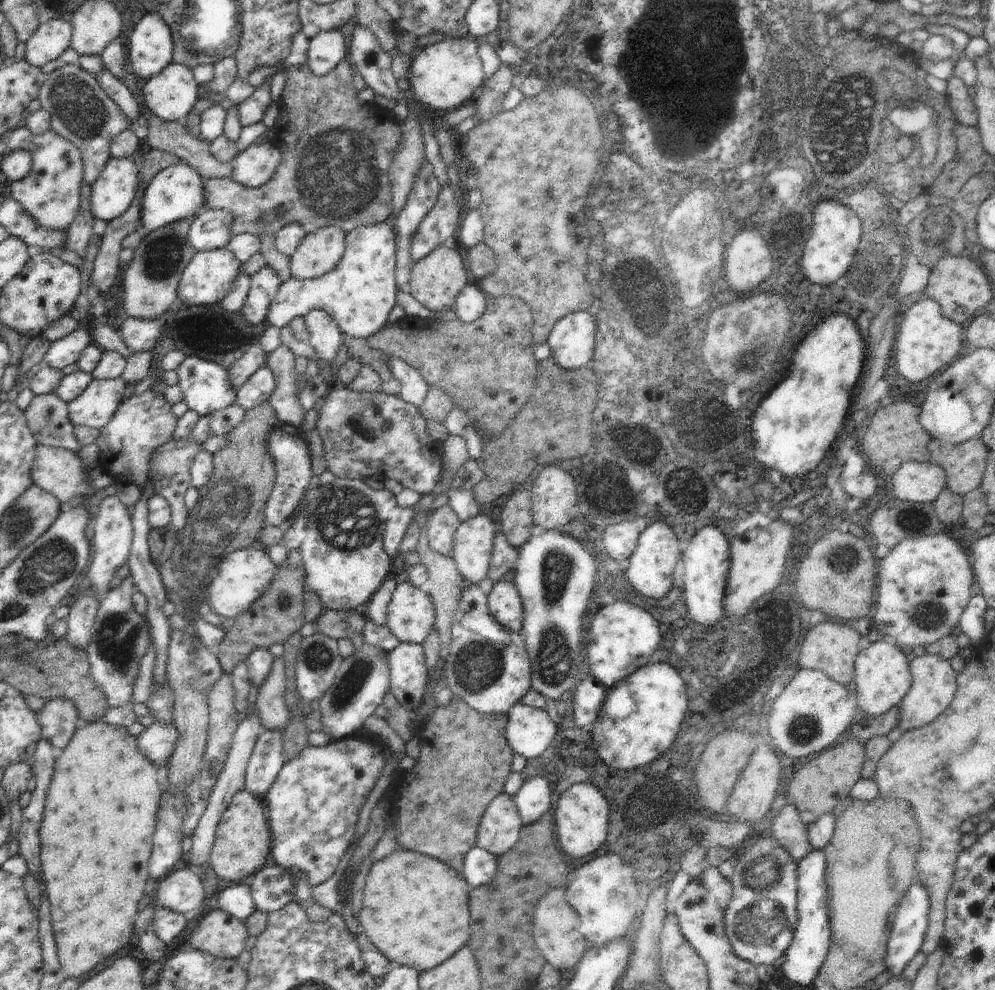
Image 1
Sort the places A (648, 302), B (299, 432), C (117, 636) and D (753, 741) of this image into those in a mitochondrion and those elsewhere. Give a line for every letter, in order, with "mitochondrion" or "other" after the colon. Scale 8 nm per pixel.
A: mitochondrion
B: other
C: mitochondrion
D: other

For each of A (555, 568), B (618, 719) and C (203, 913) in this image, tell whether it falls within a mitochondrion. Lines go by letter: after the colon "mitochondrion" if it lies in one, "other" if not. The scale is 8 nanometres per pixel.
A: mitochondrion
B: other
C: other

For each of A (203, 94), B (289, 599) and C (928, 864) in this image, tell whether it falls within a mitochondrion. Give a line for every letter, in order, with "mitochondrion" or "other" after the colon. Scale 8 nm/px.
A: other
B: mitochondrion
C: other

